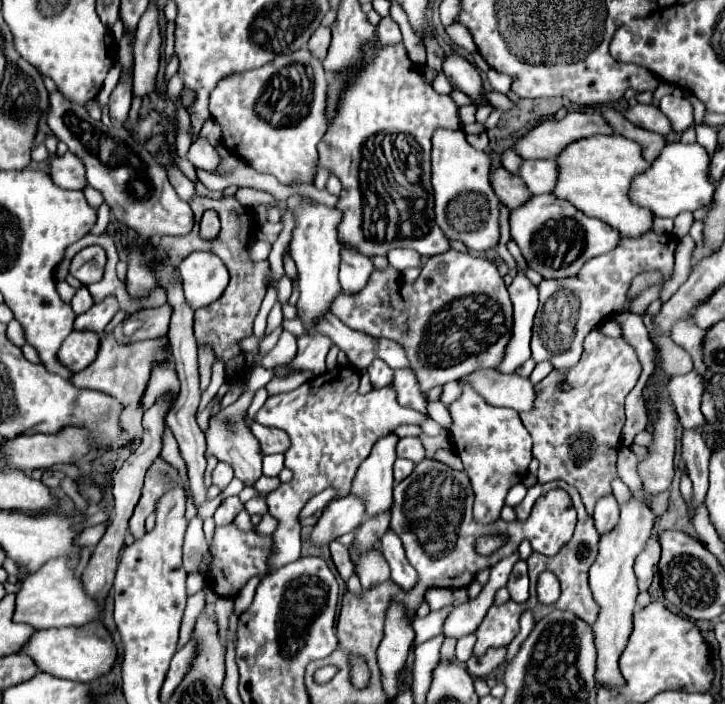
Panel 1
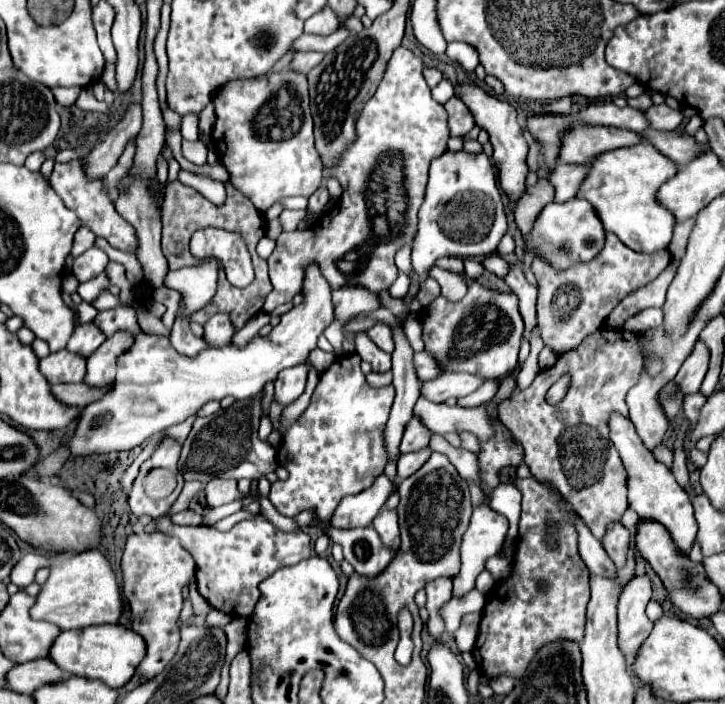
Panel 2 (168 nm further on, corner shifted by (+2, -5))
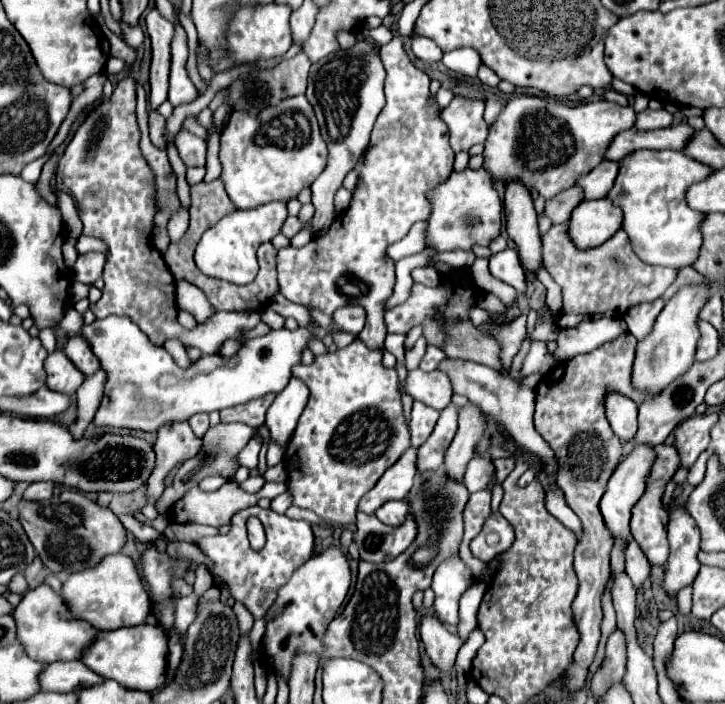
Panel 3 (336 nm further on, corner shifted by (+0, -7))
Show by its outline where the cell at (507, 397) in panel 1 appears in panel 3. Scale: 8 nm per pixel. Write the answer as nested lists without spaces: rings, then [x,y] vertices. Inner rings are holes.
[[[420,368],[408,372],[406,380],[402,384],[398,384],[398,390],[402,394],[412,396],[414,400],[420,400],[420,402],[436,408],[436,410],[446,408],[454,394],[452,384],[442,370],[422,372]]]

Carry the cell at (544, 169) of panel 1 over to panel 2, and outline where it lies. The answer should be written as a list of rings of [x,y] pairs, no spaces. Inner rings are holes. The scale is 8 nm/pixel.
[[[556,164],[550,174],[546,174],[548,182],[554,188],[554,202],[568,202],[574,198],[582,176],[586,176],[588,166],[582,164]]]

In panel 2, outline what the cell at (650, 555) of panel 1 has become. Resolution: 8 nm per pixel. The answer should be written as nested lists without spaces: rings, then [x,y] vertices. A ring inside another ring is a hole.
[[[636,576],[620,596],[618,602],[618,642],[630,664],[638,646],[648,638],[652,630],[652,620],[644,614],[644,608],[652,596],[652,582],[650,578]]]

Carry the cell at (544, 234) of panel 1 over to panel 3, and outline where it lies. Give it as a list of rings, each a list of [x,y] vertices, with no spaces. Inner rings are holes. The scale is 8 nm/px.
[[[584,200],[572,212],[570,236],[578,248],[594,248],[622,228],[624,212],[612,200]]]

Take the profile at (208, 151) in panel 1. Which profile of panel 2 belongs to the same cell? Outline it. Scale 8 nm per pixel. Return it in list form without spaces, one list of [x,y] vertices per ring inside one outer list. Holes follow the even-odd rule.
[[[198,140],[198,142],[182,142],[182,154],[186,160],[194,162],[194,164],[204,164],[206,162],[206,146]]]

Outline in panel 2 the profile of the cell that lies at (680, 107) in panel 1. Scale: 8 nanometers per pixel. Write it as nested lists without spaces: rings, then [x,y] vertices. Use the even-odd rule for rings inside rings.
[[[654,104],[644,114],[650,120],[650,128],[656,130],[678,130],[684,120],[684,114],[680,110],[674,110],[666,104]]]

